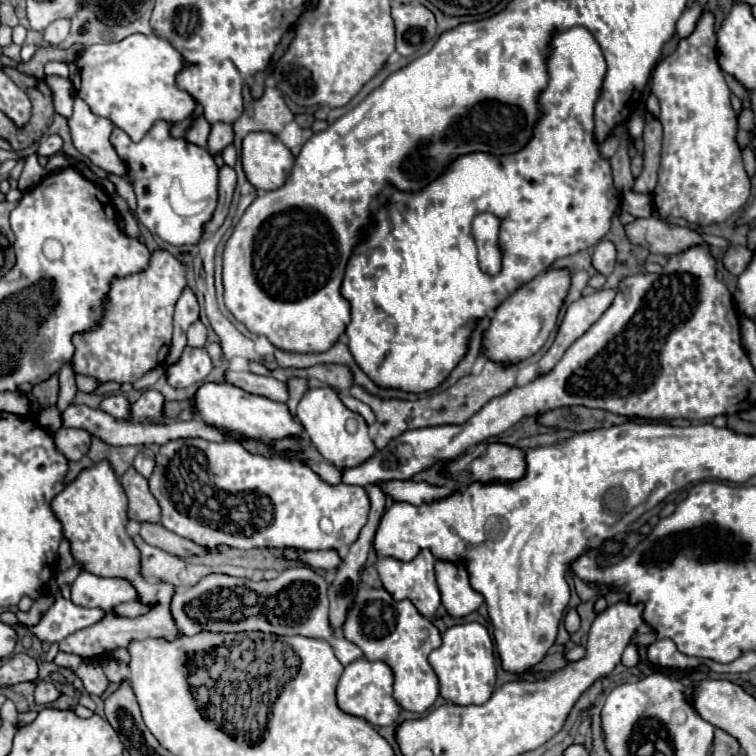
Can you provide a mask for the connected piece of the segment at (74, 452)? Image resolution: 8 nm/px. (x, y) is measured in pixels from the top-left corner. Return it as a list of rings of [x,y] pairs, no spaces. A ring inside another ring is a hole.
[[[59,428],[53,432],[55,448],[67,458],[67,460],[79,460],[89,452],[91,446],[91,434],[81,428]]]

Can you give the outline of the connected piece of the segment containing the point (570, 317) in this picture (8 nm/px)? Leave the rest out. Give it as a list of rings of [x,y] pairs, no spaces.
[[[597,290],[591,296],[583,296],[571,302],[565,310],[563,322],[559,326],[555,342],[551,344],[551,350],[547,350],[547,354],[539,360],[537,372],[547,374],[561,360],[565,350],[579,336],[583,336],[591,328],[591,324],[599,320],[599,316],[605,312],[605,308],[609,308],[611,302],[613,302],[613,290]]]

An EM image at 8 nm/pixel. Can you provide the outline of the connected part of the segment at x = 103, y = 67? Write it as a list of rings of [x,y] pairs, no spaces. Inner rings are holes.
[[[131,34],[119,42],[89,46],[77,60],[77,74],[73,78],[73,88],[77,96],[81,96],[89,104],[93,114],[109,118],[115,126],[127,132],[133,142],[139,142],[145,136],[145,132],[149,132],[153,122],[165,120],[175,124],[191,116],[191,112],[195,110],[193,96],[189,96],[187,92],[175,86],[175,76],[177,72],[181,72],[181,68],[183,68],[181,54],[167,40],[161,40],[155,34],[149,34],[149,36]]]

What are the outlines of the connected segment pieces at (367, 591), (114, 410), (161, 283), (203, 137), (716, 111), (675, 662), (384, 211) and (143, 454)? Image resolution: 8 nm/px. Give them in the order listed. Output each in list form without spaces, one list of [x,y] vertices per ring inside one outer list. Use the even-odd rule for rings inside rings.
[[[359,586],[347,618],[341,626],[341,634],[363,650],[367,660],[381,660],[391,666],[395,674],[393,698],[409,712],[425,712],[439,696],[439,682],[433,668],[427,662],[431,650],[441,646],[441,634],[435,624],[421,616],[411,600],[395,602],[385,588]]]
[[[113,394],[113,396],[105,396],[105,398],[101,400],[101,406],[99,406],[99,408],[101,408],[103,412],[115,416],[115,418],[121,418],[121,416],[125,416],[125,404],[129,404],[129,400],[127,400],[125,396]]]
[[[155,250],[151,254],[149,268],[137,276],[113,280],[103,324],[85,334],[73,338],[75,374],[93,376],[99,382],[135,382],[151,368],[159,366],[169,352],[173,332],[173,310],[179,300],[185,282],[185,266],[167,250]]]
[[[197,116],[193,122],[191,122],[191,128],[187,130],[185,138],[201,148],[207,148],[207,138],[209,138],[209,132],[211,132],[211,124],[205,120],[205,116]]]
[[[703,14],[697,22],[695,32],[681,40],[677,50],[661,60],[651,78],[651,92],[659,98],[661,104],[661,124],[663,124],[663,152],[657,186],[653,190],[653,206],[659,216],[685,218],[691,224],[719,224],[725,222],[731,214],[741,210],[751,194],[751,180],[743,168],[743,156],[735,142],[737,118],[729,102],[729,88],[721,76],[715,54],[715,28],[713,16]]]
[[[657,640],[647,648],[647,656],[653,664],[661,664],[667,668],[677,668],[677,670],[687,670],[687,668],[697,668],[699,664],[707,664],[703,658],[687,656],[677,650],[677,646],[671,640]]]
[[[581,26],[559,32],[553,38],[551,48],[553,48],[553,52],[547,60],[549,86],[541,94],[541,120],[537,122],[535,138],[517,156],[499,156],[497,160],[493,160],[493,156],[481,156],[481,154],[461,156],[461,160],[455,160],[453,168],[449,168],[449,172],[445,172],[445,176],[441,176],[441,180],[435,180],[433,184],[429,184],[429,188],[425,188],[425,192],[415,192],[415,194],[393,192],[389,206],[381,208],[375,214],[375,224],[373,224],[373,228],[369,228],[365,242],[361,242],[353,250],[349,264],[347,264],[345,278],[343,278],[343,286],[341,286],[341,294],[351,302],[351,322],[347,326],[347,344],[349,344],[349,350],[355,358],[355,362],[363,368],[363,372],[377,386],[399,388],[399,390],[415,392],[415,394],[417,392],[429,392],[429,390],[437,388],[449,376],[449,372],[459,364],[459,360],[465,356],[467,340],[469,340],[471,330],[475,328],[477,320],[481,320],[491,310],[495,310],[521,284],[525,284],[531,278],[535,278],[537,274],[545,272],[557,258],[575,254],[575,252],[585,250],[589,246],[595,246],[609,232],[611,218],[613,218],[613,214],[619,206],[619,198],[617,198],[617,190],[613,186],[611,166],[609,166],[607,160],[603,160],[599,156],[599,144],[593,140],[593,104],[597,102],[599,88],[603,84],[603,76],[605,76],[605,68],[607,68],[605,58],[601,54],[597,40],[591,36],[591,32],[587,28],[581,28]],[[479,212],[493,212],[495,216],[505,216],[505,228],[501,228],[501,250],[505,252],[505,264],[503,264],[503,270],[497,276],[485,276],[485,272],[479,270],[477,248],[473,244],[473,238],[469,236],[469,224],[471,224],[473,216],[477,216]]]
[[[149,448],[141,450],[135,456],[135,460],[133,460],[133,468],[137,472],[141,472],[145,478],[149,478],[151,472],[153,472],[153,468],[155,468],[155,454],[153,454],[153,450],[149,450]]]

